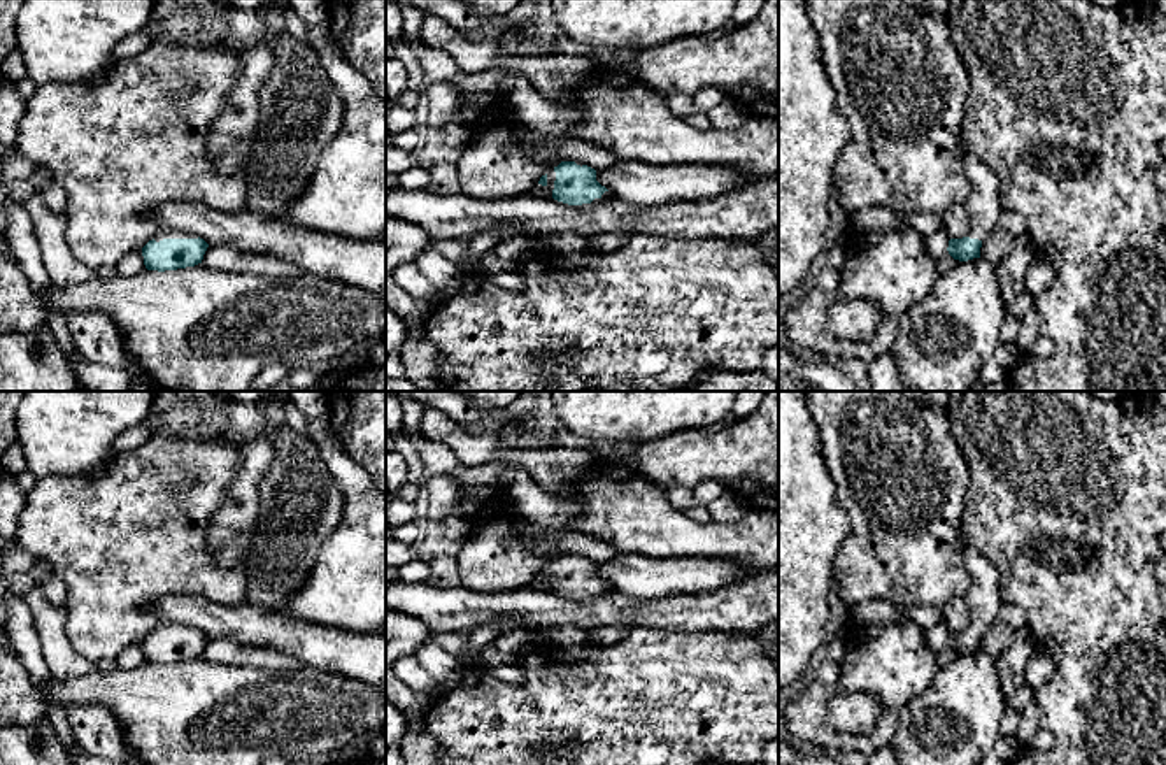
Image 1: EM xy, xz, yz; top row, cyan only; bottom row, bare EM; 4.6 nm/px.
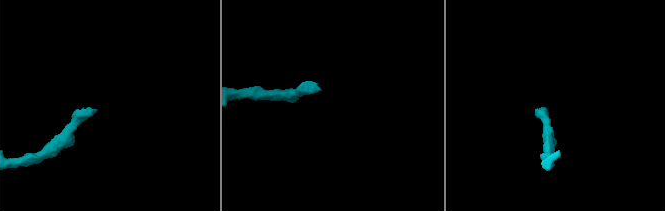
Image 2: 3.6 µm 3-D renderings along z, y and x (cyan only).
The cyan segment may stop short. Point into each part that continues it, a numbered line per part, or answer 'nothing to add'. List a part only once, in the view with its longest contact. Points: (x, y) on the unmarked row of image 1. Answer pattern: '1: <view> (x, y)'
1: xy (176, 627)

